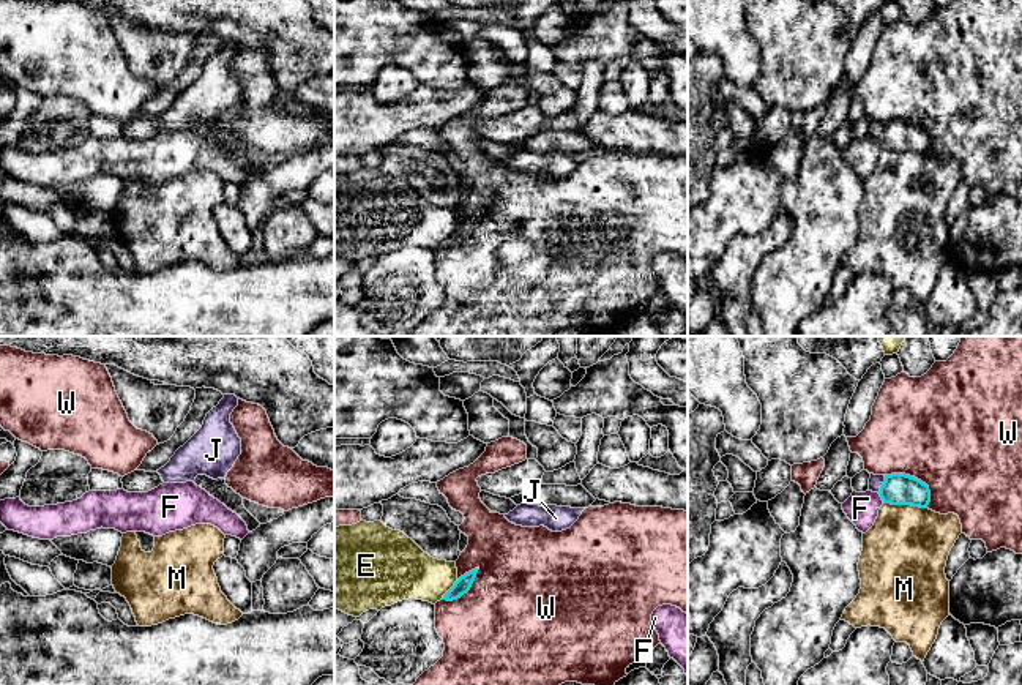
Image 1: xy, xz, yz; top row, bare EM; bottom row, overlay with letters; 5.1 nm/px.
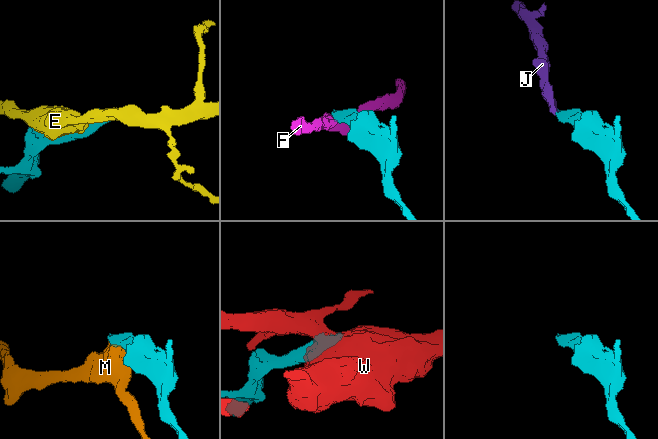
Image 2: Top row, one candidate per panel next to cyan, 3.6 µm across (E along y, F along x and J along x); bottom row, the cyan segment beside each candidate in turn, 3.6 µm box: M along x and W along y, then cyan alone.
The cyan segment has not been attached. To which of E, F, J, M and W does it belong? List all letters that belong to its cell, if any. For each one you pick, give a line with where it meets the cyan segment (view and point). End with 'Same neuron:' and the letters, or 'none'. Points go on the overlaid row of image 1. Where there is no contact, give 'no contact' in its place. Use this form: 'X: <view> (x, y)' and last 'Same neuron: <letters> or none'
J: yz (882, 485)
Same neuron: J

